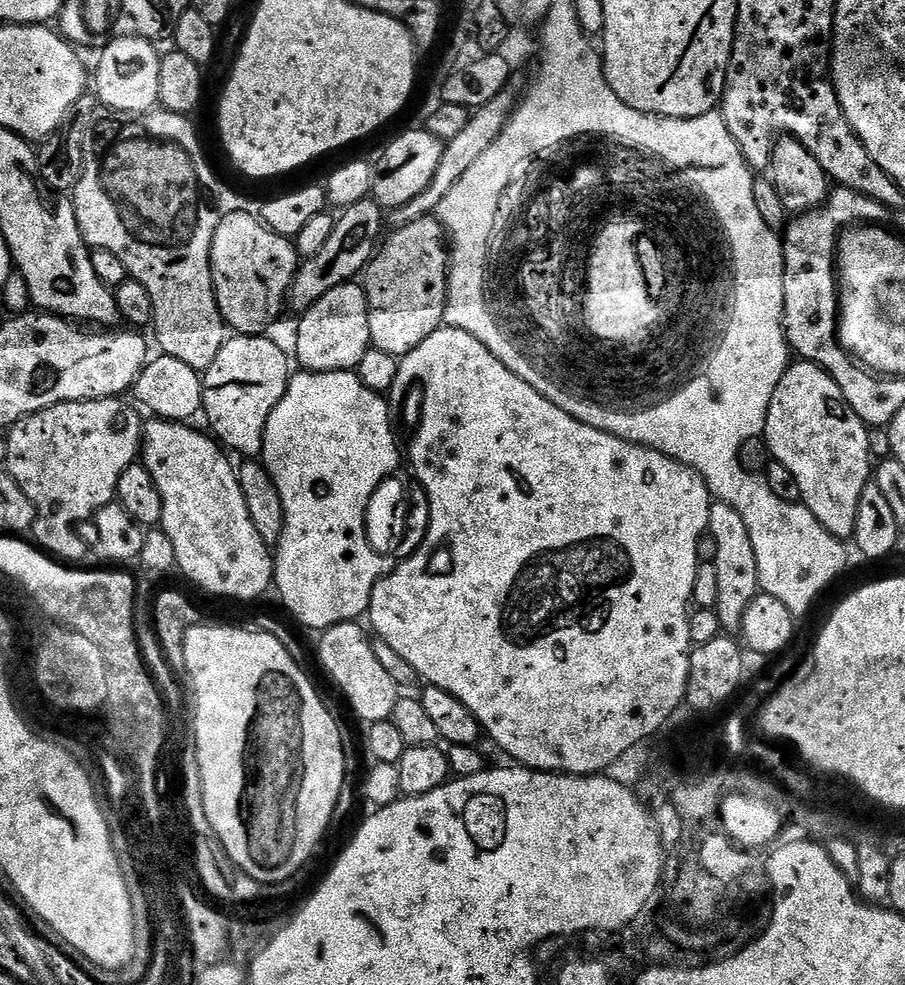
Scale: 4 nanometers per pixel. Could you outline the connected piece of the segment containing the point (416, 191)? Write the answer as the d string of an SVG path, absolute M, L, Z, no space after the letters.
M423 127L416 128L413 132L404 132L397 140L392 140L384 148L384 153L374 160L372 169L372 195L381 208L391 210L406 206L414 198L430 186L434 174L438 171L438 164L442 162L442 150L445 141L434 138Z

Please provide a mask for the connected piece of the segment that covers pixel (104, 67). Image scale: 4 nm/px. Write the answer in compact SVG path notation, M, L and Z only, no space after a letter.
M121 36L111 40L99 53L100 65L94 68L94 95L100 99L101 105L113 112L125 114L143 114L153 111L160 103L158 94L158 70L160 69L161 53L156 52L157 45L141 36Z

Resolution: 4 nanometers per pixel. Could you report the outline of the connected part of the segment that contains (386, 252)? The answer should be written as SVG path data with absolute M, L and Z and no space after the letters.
M435 215L418 218L418 222L410 222L389 234L391 235L389 238L387 235L379 245L376 255L372 257L372 261L363 273L362 287L368 299L372 347L386 350L386 354L394 354L397 358L402 358L410 350L426 342L426 338L430 338L430 334L437 332L444 324L450 248L446 243L444 226Z

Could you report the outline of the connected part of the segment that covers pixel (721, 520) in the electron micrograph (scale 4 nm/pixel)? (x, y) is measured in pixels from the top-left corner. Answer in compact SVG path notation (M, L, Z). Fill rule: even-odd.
M713 503L708 519L707 535L712 536L712 544L716 553L710 556L710 562L718 570L718 602L715 609L720 619L721 629L728 634L741 631L742 620L750 602L760 592L758 578L758 558L754 558L754 542L750 542L750 534L746 531L746 522L738 515L734 506Z

